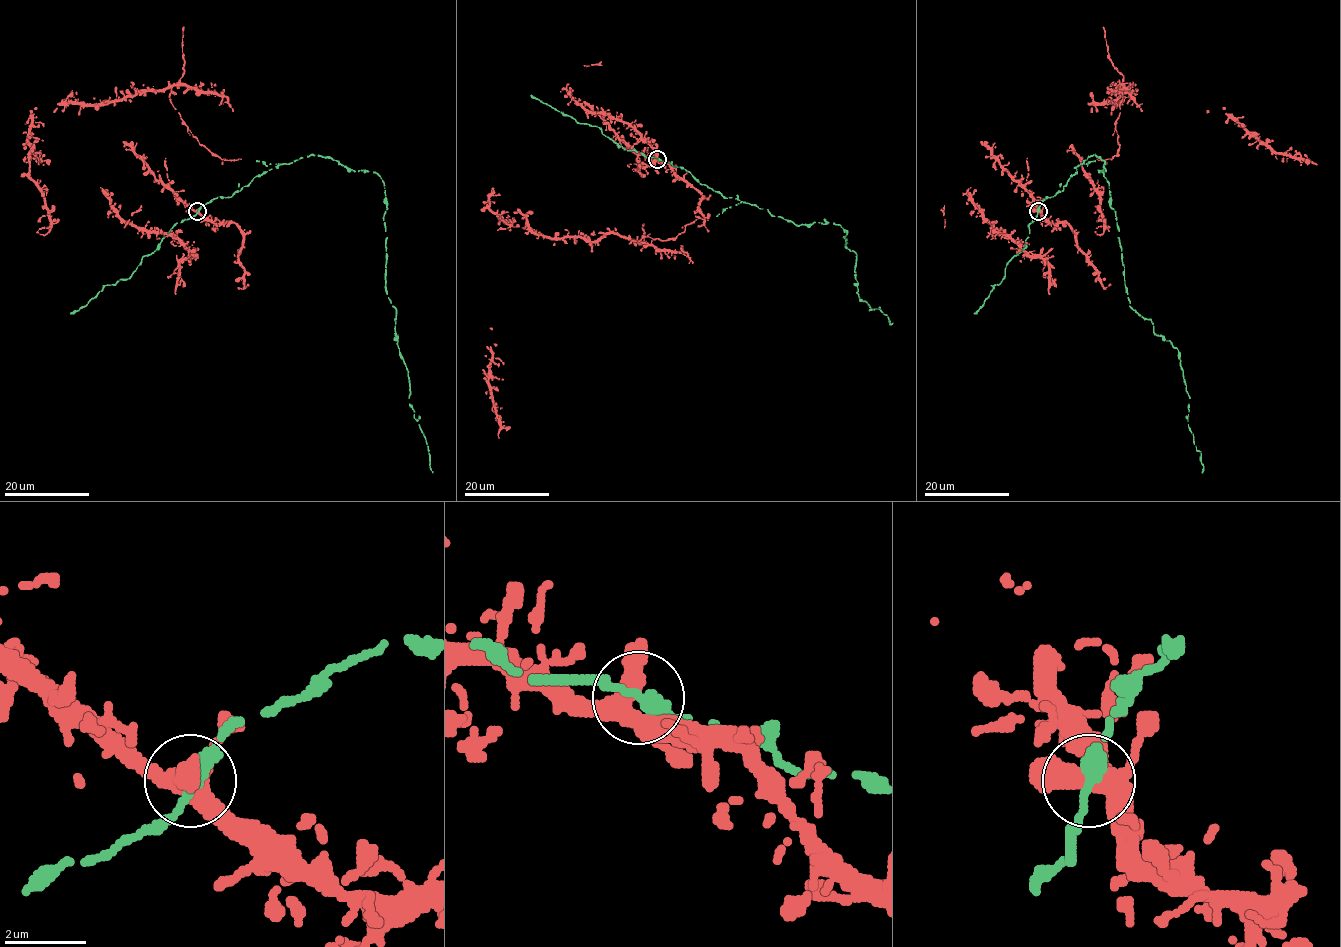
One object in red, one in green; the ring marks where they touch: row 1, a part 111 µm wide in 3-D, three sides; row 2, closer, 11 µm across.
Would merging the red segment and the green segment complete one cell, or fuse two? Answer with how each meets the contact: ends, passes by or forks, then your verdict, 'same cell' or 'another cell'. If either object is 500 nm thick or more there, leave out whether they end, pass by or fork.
red forks there; green passes by; same cell

